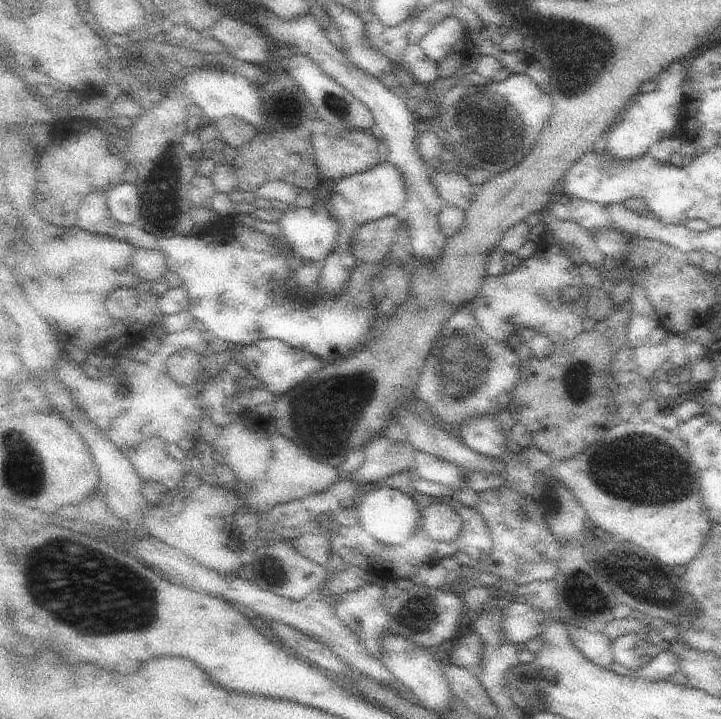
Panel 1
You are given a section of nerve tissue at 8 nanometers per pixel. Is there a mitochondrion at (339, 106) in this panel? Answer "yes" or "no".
yes

